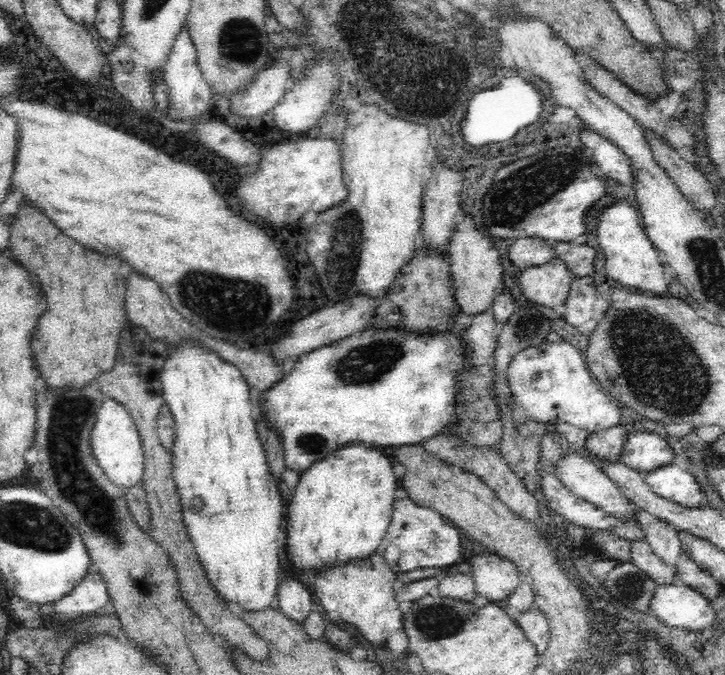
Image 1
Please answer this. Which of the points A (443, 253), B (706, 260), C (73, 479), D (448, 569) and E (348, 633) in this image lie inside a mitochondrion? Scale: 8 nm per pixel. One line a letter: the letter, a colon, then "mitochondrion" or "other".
A: other
B: mitochondrion
C: mitochondrion
D: other
E: other

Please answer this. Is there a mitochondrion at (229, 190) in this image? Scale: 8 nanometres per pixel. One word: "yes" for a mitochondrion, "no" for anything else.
no

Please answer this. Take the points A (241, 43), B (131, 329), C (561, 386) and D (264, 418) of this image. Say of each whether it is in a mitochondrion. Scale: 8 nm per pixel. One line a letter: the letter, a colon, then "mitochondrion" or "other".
A: mitochondrion
B: other
C: other
D: other

